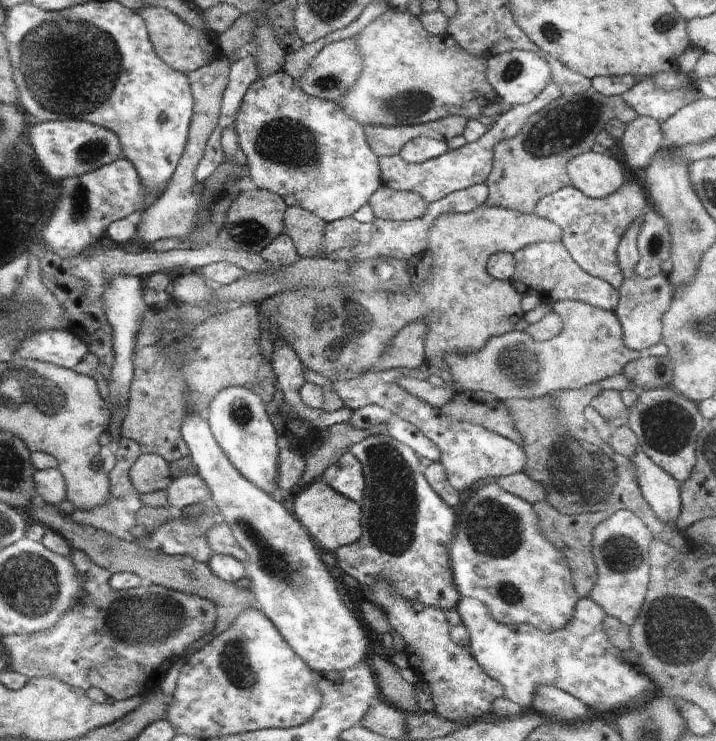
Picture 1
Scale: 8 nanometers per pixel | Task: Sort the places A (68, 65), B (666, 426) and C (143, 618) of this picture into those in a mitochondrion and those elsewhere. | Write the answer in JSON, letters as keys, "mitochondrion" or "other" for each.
{"A":"mitochondrion","B":"mitochondrion","C":"mitochondrion"}

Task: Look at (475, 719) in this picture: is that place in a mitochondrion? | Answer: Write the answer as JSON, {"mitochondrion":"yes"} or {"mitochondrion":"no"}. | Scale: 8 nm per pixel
{"mitochondrion":"no"}

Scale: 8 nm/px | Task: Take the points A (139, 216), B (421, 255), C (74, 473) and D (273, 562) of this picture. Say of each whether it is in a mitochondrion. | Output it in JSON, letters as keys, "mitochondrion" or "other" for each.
{"A":"other","B":"other","C":"other","D":"mitochondrion"}

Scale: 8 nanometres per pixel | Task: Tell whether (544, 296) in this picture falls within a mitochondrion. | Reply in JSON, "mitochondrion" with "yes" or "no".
{"mitochondrion":"no"}

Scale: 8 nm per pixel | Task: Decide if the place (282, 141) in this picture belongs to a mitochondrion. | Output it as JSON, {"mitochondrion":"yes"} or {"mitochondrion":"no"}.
{"mitochondrion":"yes"}

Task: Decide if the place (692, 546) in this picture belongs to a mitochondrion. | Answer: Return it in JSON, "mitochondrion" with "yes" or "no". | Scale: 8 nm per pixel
{"mitochondrion":"no"}

